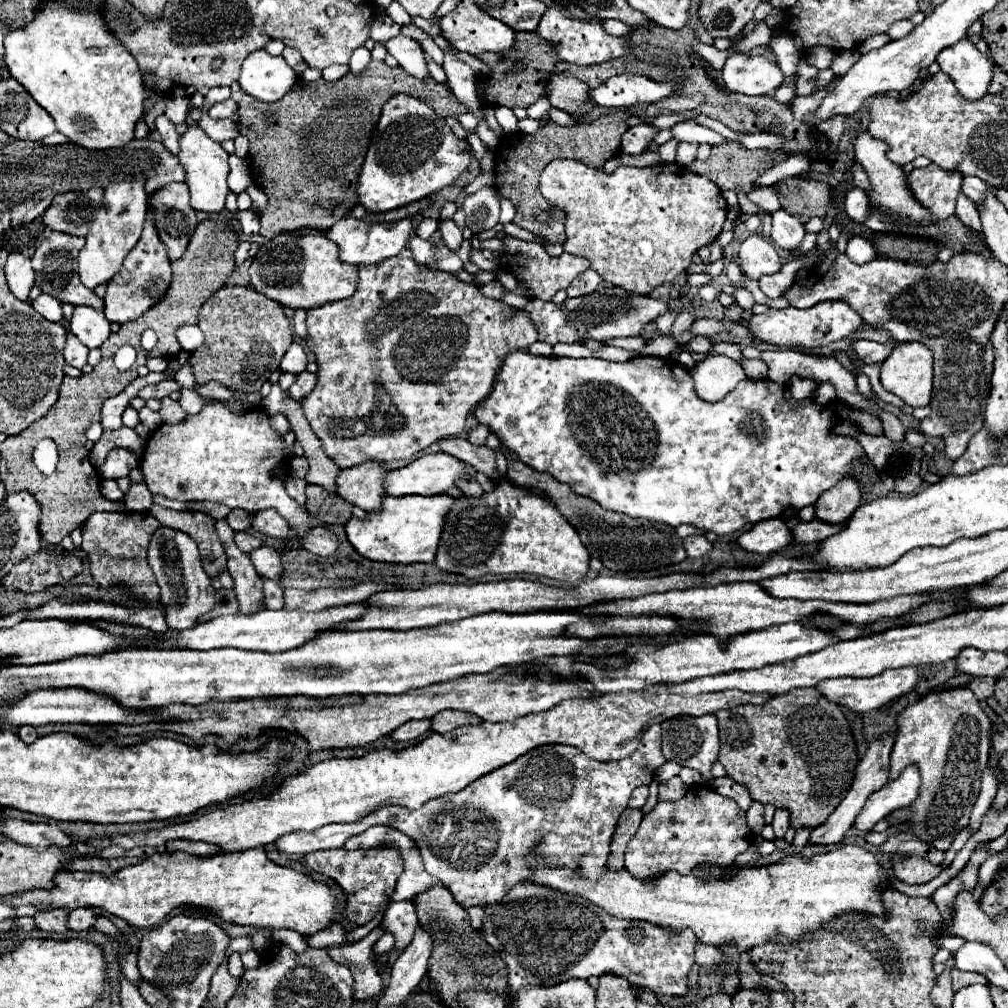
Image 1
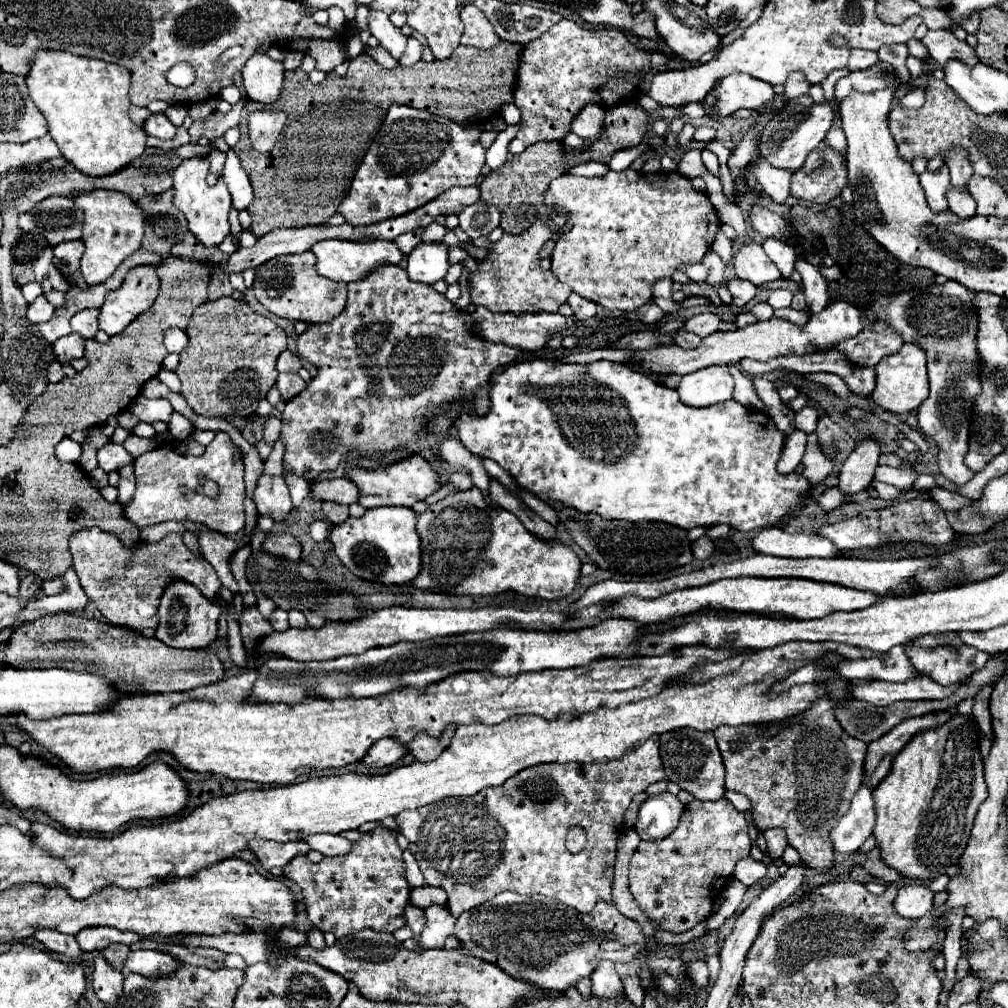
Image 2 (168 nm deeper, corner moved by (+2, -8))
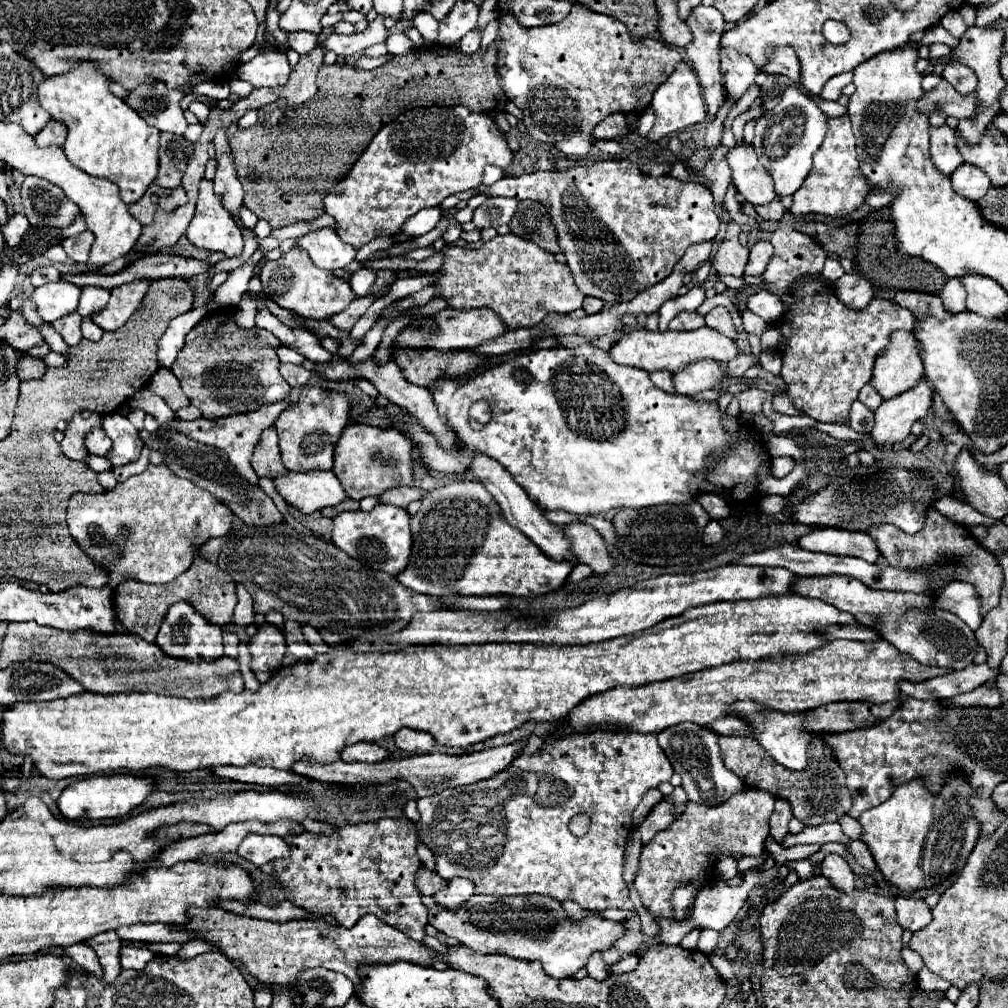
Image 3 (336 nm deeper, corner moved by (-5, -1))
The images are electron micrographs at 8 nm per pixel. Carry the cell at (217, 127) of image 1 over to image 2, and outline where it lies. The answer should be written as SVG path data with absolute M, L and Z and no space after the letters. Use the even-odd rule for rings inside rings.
M212 149L210 151L210 173L208 173L208 185L216 185L216 181L222 177L222 171L224 171L224 161L226 161L226 155Z

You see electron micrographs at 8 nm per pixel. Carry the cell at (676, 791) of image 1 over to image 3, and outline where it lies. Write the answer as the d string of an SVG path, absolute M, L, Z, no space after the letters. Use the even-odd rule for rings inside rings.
M663 798L659 804L655 804L655 808L651 810L651 814L647 814L647 818L643 820L643 824L639 826L643 844L647 844L657 832L667 830L667 826L671 826L673 820L675 820L673 802L669 798Z

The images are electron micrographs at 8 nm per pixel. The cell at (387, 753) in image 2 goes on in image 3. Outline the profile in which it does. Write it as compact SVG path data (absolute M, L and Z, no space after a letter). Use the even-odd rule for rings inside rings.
M359 742L359 744L351 744L347 746L347 750L341 752L341 760L343 762L367 762L367 764L375 764L375 762L383 762L387 760L391 754L387 748L373 744L373 742Z

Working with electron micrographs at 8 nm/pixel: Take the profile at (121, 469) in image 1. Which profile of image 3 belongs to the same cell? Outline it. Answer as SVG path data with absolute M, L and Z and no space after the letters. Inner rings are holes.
M97 424L95 428L91 428L91 432L87 434L85 444L87 444L89 452L91 452L91 454L95 454L95 456L107 456L107 454L109 454L109 450L111 450L111 446L113 446L111 438L109 438L109 436L105 436L105 432L103 432L103 426L101 426L101 424Z

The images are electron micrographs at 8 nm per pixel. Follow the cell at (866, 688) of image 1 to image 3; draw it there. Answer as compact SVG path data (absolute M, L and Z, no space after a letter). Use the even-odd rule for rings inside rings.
M969 664L963 670L955 670L939 678L929 678L927 682L899 682L899 692L901 696L911 696L917 700L945 700L963 692L971 692L997 676L999 670L993 670L987 664Z

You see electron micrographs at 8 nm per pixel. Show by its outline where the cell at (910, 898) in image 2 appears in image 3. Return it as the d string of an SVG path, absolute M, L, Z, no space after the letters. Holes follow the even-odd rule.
M899 896L895 900L895 908L897 908L897 922L903 928L909 928L911 932L925 928L931 922L931 908L927 906L925 900Z

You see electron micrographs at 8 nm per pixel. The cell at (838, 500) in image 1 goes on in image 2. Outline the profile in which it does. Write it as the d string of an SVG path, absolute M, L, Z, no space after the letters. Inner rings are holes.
M864 439L848 455L840 469L840 491L852 495L866 489L872 481L874 469L878 467L880 445L874 439Z

